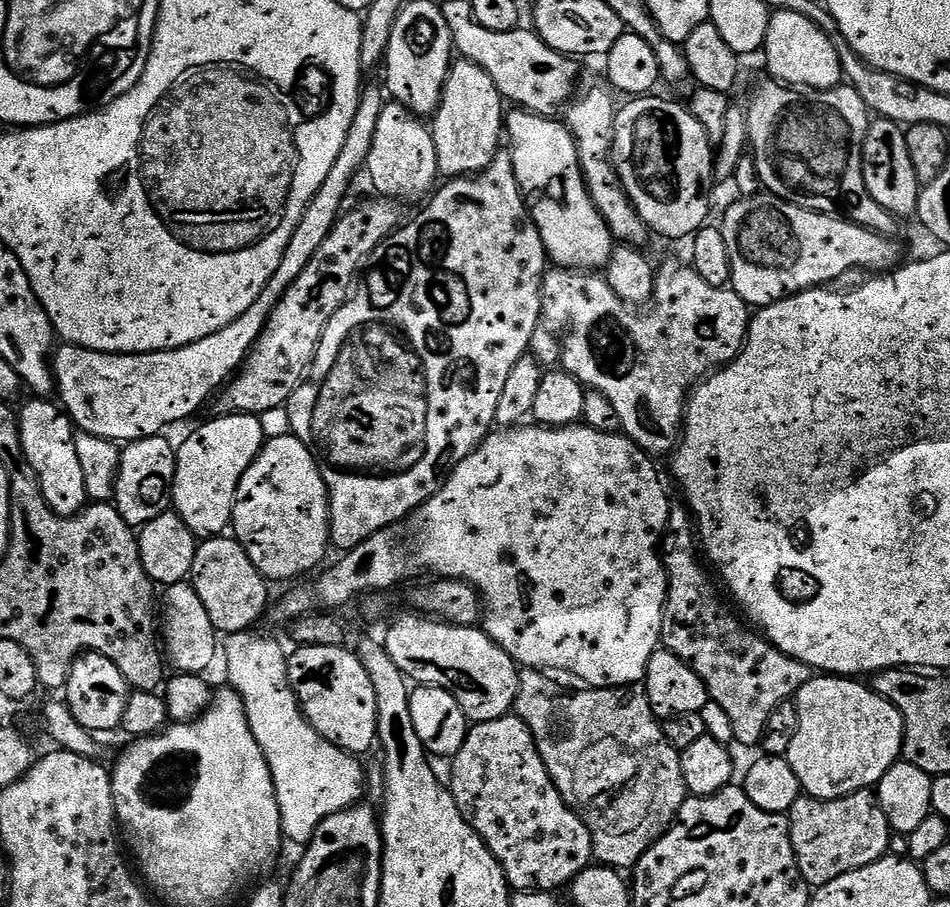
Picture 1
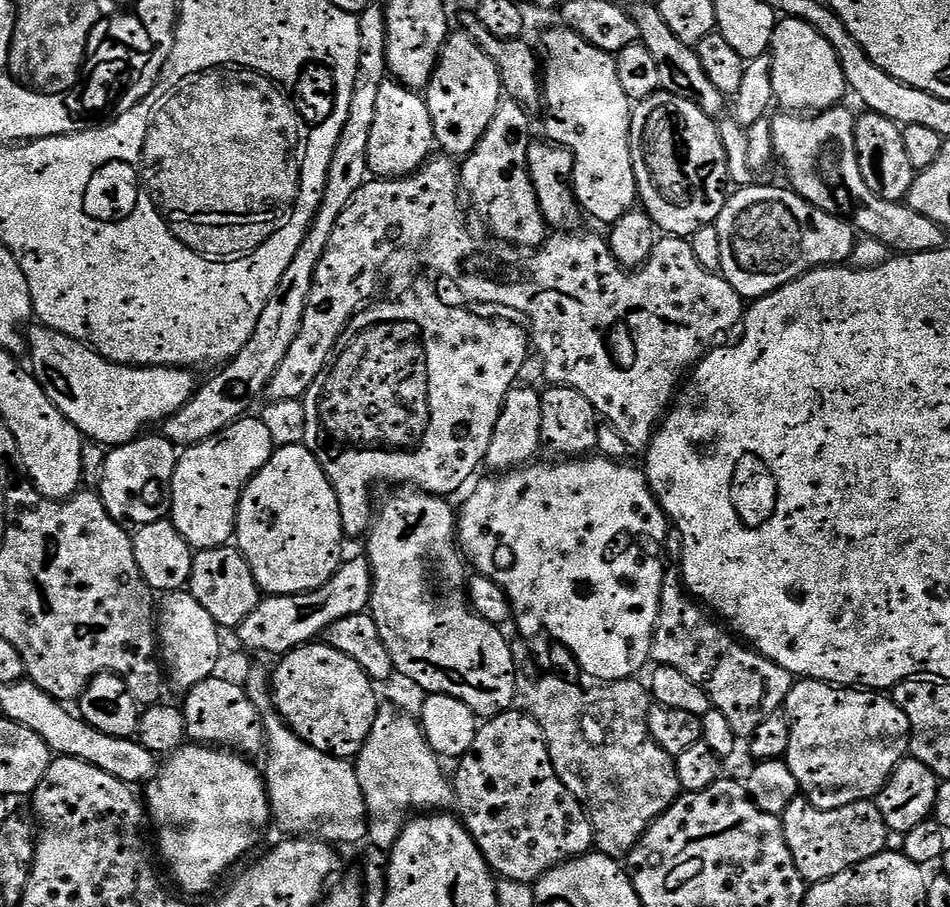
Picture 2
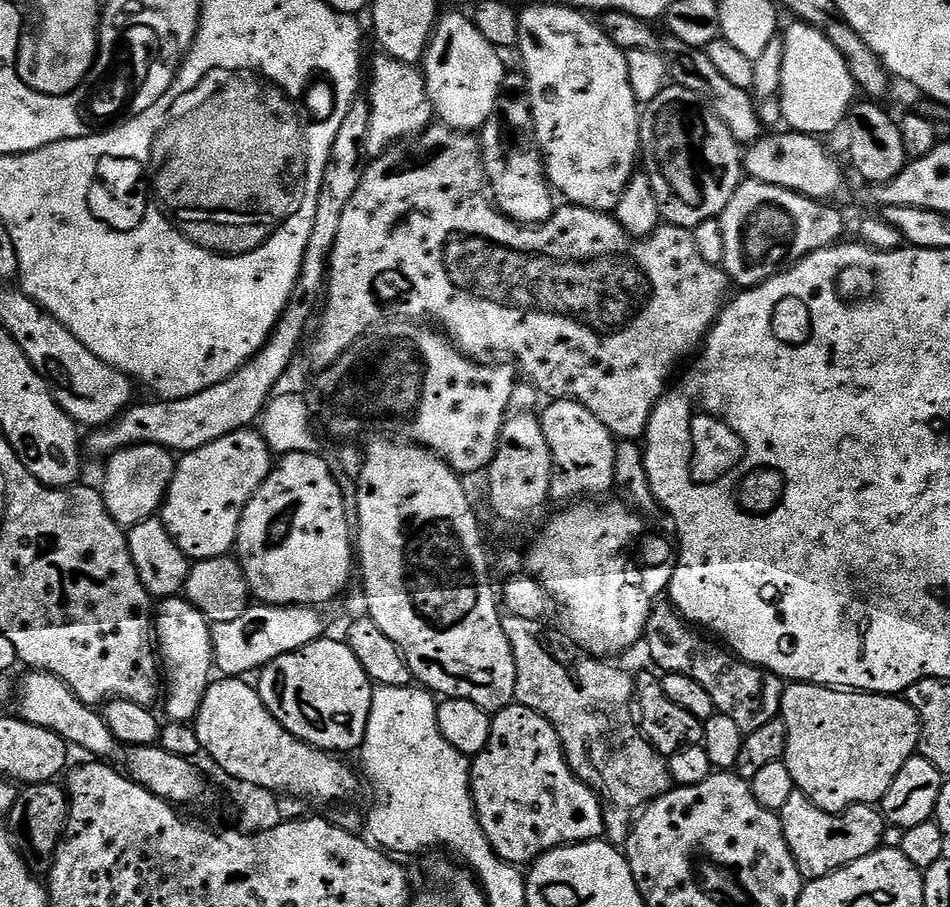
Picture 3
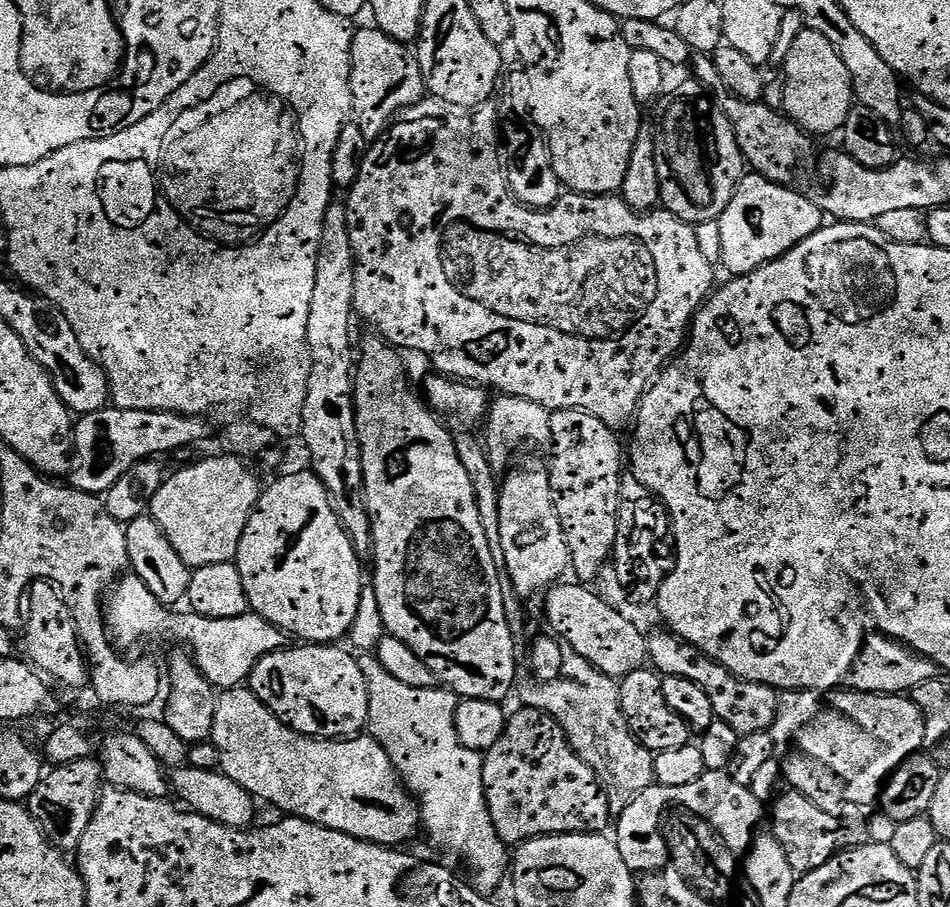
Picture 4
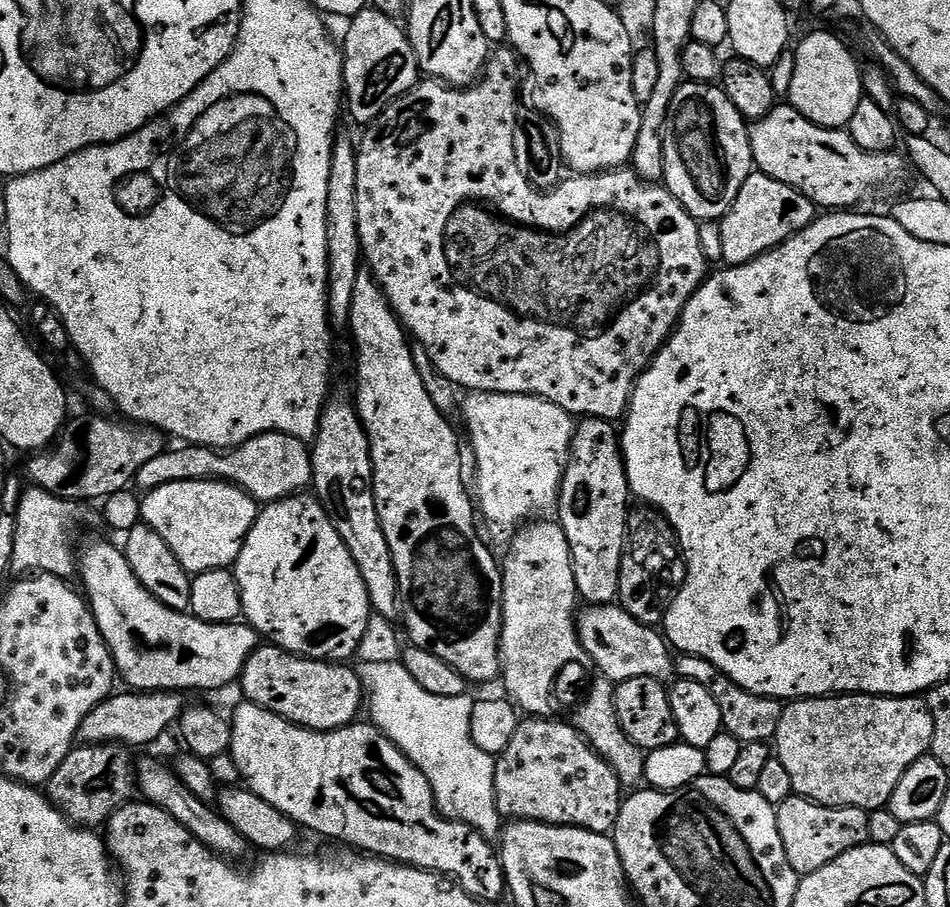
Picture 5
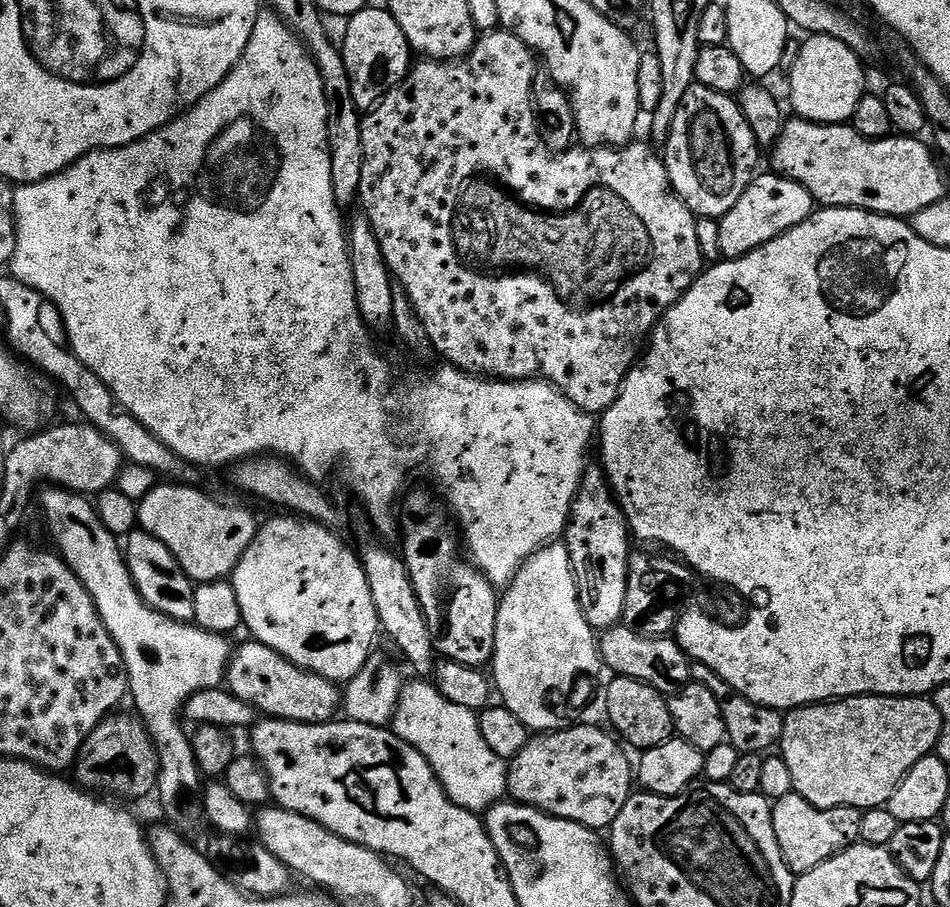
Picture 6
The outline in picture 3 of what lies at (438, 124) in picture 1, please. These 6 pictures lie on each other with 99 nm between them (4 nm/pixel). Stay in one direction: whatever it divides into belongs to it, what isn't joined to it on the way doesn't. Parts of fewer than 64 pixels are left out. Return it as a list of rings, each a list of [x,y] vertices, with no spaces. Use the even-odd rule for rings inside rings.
[[[448,12],[437,19],[432,39],[428,42],[428,51],[424,54],[422,71],[424,86],[428,90],[428,101],[432,104],[435,119],[443,127],[452,128],[455,132],[475,133],[492,117],[496,104],[502,99],[500,87],[504,84],[504,60],[500,56],[503,56],[501,49],[486,42],[482,30],[478,30],[471,15]]]

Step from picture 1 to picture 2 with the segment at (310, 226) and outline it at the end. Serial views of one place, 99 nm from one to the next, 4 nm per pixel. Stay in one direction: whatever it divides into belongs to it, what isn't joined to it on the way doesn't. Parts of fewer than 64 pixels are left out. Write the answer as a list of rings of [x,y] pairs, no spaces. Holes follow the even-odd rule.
[[[29,327],[26,332],[26,344],[30,352],[32,348],[30,371],[39,379],[50,402],[54,402],[54,406],[58,406],[65,418],[89,441],[101,446],[127,444],[141,435],[144,429],[140,428],[146,427],[147,424],[159,425],[178,410],[182,410],[182,406],[186,406],[186,402],[190,402],[190,398],[196,395],[198,379],[196,380],[197,373],[193,369],[115,364],[100,355],[95,348],[88,347],[81,340],[75,340],[73,336],[55,332],[52,328],[35,327]]]

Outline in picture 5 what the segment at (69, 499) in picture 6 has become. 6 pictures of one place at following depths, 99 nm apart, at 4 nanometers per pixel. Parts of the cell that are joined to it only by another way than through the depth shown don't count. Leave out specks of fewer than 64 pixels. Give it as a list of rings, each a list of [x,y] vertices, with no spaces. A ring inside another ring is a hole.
[[[92,544],[78,556],[78,576],[84,579],[83,591],[98,622],[98,630],[116,663],[116,671],[129,689],[137,692],[174,692],[184,688],[224,688],[239,681],[244,664],[258,647],[258,633],[251,624],[211,624],[184,610],[167,608],[138,582],[128,558],[112,544]]]

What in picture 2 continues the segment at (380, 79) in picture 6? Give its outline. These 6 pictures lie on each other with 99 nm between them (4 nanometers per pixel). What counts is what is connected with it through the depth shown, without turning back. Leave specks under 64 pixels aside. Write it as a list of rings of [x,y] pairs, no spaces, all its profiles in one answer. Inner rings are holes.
[[[384,80],[378,90],[374,126],[370,130],[369,173],[376,178],[411,176],[428,163],[435,144],[434,122],[430,118],[427,99],[417,89],[407,88],[398,80]]]

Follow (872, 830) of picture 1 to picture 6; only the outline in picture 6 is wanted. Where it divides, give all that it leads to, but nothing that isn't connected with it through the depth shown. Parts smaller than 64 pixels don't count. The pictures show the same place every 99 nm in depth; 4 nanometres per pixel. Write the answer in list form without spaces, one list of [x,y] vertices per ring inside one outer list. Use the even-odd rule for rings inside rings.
[[[796,792],[775,801],[772,804],[774,838],[778,838],[778,846],[788,869],[793,874],[803,874],[851,848],[860,840],[861,815],[859,808],[815,808]]]

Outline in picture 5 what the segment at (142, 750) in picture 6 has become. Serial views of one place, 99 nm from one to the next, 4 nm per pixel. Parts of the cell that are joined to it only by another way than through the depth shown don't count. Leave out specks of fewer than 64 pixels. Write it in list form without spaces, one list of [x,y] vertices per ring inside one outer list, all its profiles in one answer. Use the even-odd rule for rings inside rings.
[[[81,743],[79,746],[73,747],[70,754],[66,754],[66,758],[62,762],[62,766],[58,766],[58,770],[54,770],[54,774],[48,779],[46,785],[46,795],[48,801],[54,805],[62,815],[71,820],[77,826],[83,826],[89,830],[96,830],[107,825],[107,822],[113,813],[117,811],[123,804],[129,803],[131,792],[134,792],[134,760],[128,757],[129,749],[115,744],[86,744]]]

